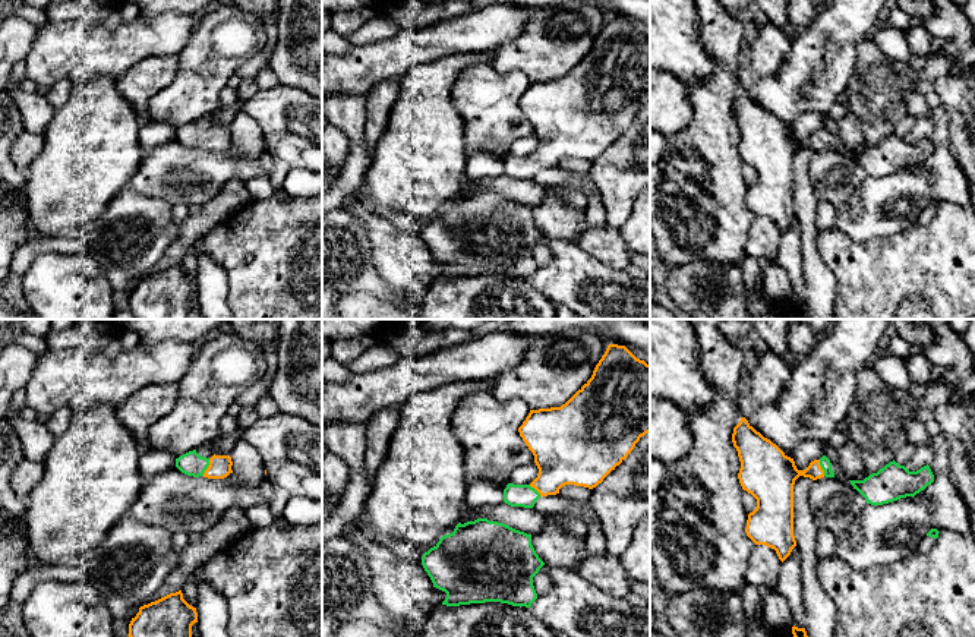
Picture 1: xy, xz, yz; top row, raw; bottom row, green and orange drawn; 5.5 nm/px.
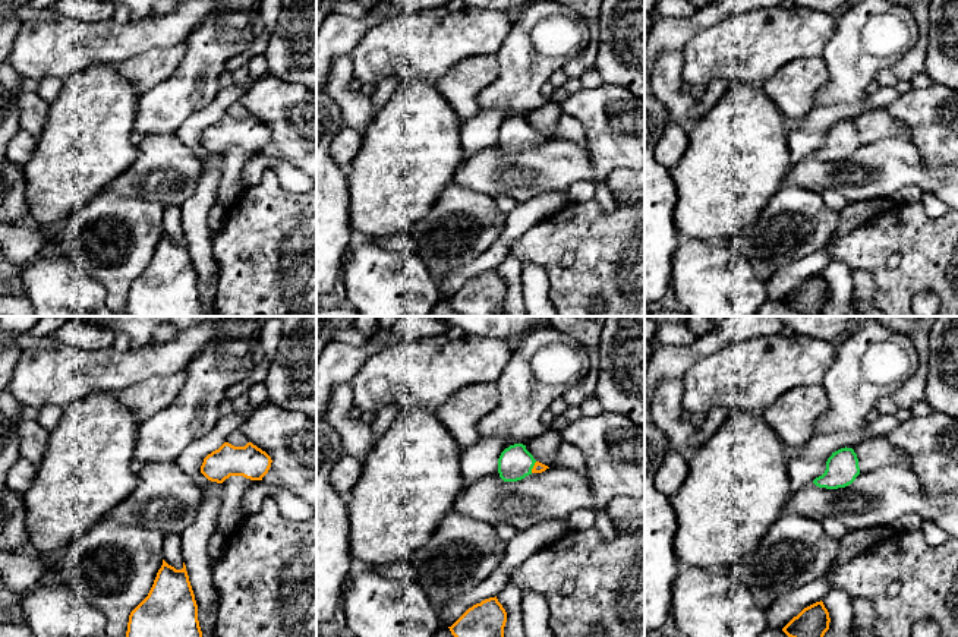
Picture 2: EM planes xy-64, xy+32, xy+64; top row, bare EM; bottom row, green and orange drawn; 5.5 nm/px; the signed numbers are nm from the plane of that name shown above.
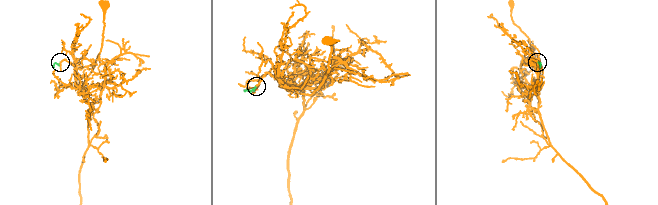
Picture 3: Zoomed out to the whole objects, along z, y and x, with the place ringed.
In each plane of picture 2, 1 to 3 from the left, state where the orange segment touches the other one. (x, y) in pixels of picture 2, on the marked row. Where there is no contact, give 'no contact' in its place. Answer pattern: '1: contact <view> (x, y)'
1: no contact
2: contact xy+32 (532, 467)
3: no contact

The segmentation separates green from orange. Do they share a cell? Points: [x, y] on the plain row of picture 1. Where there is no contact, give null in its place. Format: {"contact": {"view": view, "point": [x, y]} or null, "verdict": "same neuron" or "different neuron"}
{"contact": {"view": "xy", "point": [207, 139]}, "verdict": "same neuron"}

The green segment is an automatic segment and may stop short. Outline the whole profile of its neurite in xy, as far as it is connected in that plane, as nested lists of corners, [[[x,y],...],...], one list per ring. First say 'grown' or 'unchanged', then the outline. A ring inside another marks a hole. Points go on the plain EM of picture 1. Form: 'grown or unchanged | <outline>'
grown | [[[196,122],[189,123],[176,130],[176,139],[193,149],[224,151],[231,142],[233,133],[230,127],[212,127],[211,130],[201,129]]]

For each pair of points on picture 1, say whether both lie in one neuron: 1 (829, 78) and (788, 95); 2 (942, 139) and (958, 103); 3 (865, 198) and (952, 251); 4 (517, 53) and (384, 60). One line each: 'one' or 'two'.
1: one
2: two
3: two
4: two

